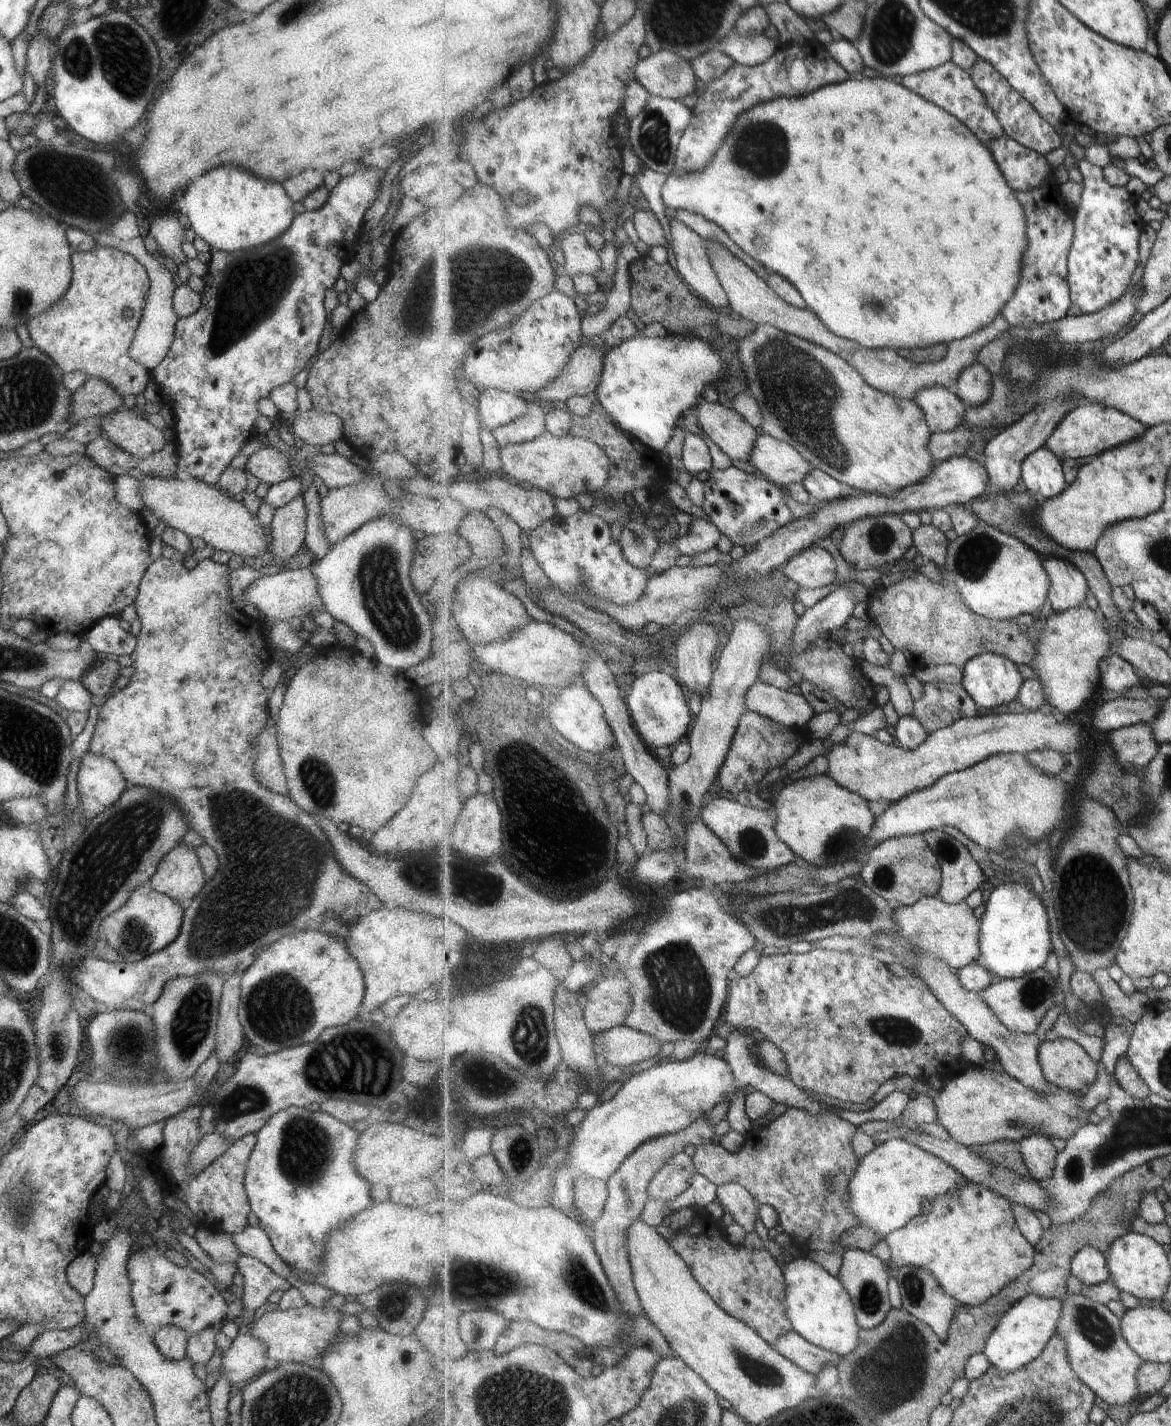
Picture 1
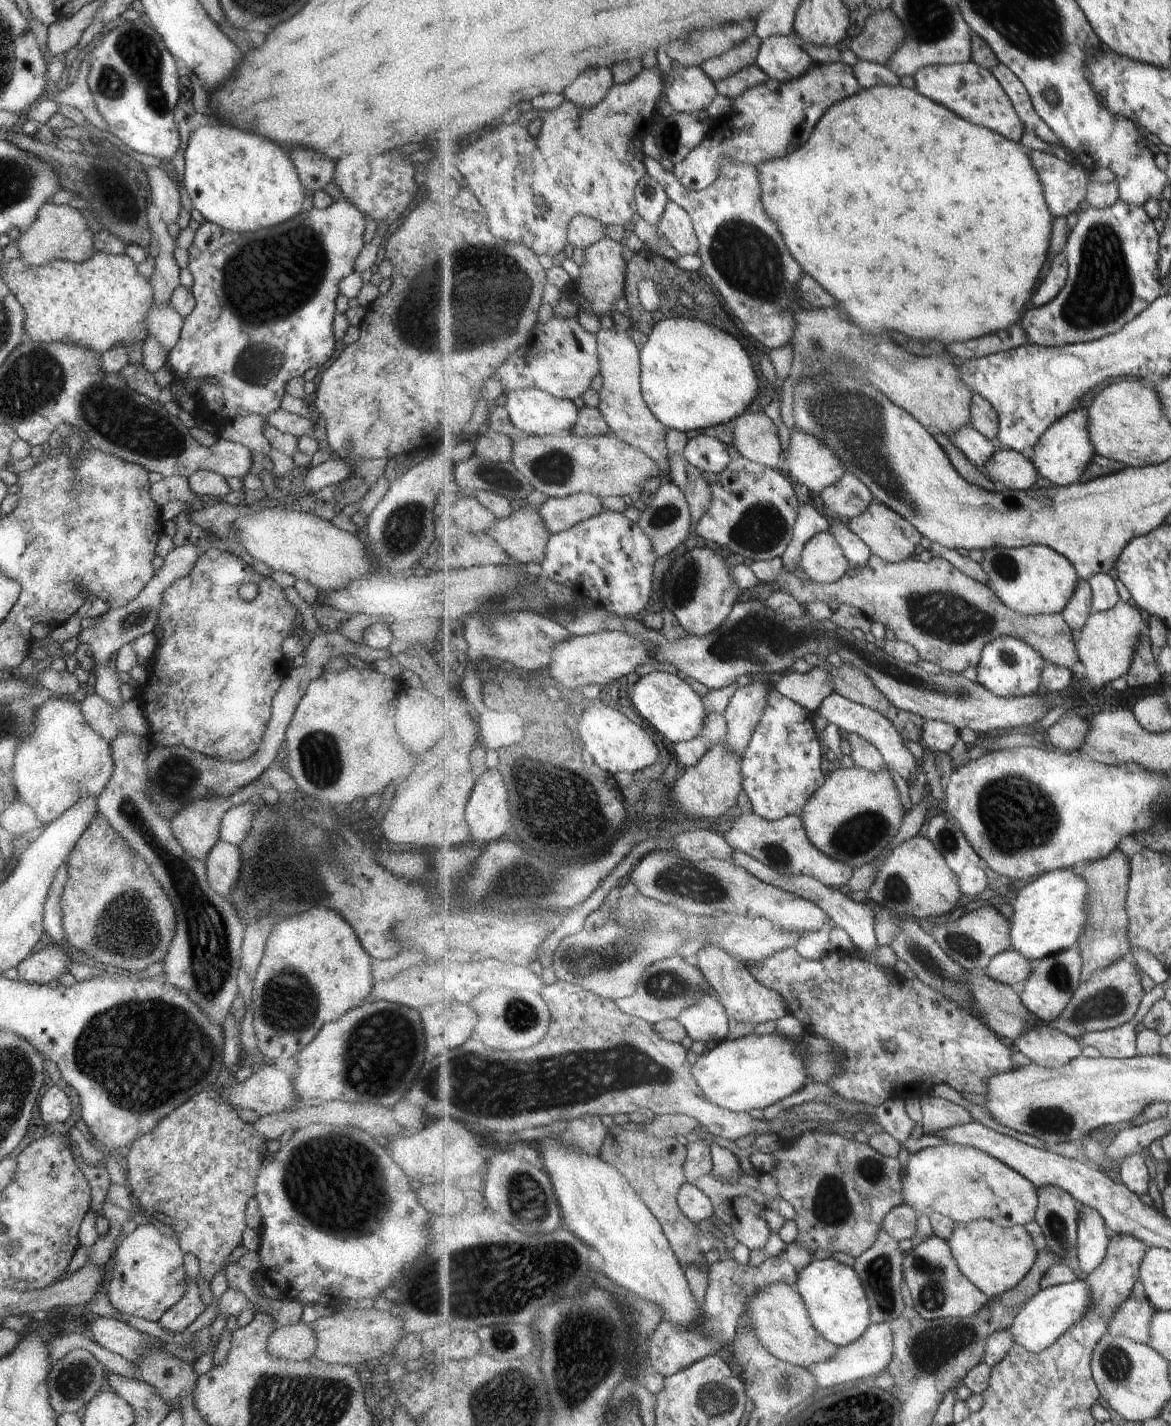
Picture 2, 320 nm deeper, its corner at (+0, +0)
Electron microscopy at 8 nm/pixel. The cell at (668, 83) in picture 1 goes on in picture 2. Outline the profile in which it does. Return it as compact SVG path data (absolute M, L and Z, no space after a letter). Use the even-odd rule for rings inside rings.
M683 66L679 68L679 75L671 73L666 77L664 93L673 109L696 114L711 106L717 96L717 88L700 66Z

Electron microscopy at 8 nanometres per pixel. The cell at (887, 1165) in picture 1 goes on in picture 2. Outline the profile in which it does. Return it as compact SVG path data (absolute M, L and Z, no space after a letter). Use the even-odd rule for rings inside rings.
M951 1144L927 1147L911 1155L904 1154L902 1163L901 1178L904 1184L902 1195L906 1204L918 1212L918 1216L941 1213L952 1218L956 1223L963 1224L987 1219L1005 1228L1015 1225L1025 1226L1031 1220L1036 1220L1039 1202L1038 1188L1020 1172L988 1152L983 1152L983 1149L973 1148L971 1145Z

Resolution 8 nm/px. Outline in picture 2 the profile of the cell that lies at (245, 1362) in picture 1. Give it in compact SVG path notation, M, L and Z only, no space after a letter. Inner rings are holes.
M299 1320L266 1334L266 1351L275 1358L302 1361L314 1354L316 1336L310 1323Z

